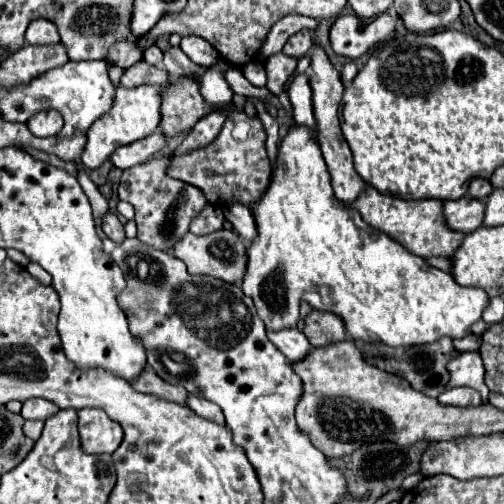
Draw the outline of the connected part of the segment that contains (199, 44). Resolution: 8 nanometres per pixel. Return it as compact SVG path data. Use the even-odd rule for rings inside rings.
M184 36L180 42L180 48L198 66L208 68L214 64L214 60L218 60L216 48L212 48L210 42L204 42L204 38L200 38L200 36Z

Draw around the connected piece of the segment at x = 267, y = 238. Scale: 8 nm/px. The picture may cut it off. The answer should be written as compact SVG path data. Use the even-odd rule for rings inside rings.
M292 126L288 136L282 140L278 150L278 168L272 172L272 182L264 196L252 206L252 212L258 224L258 238L248 248L248 270L242 288L254 300L256 310L268 316L268 320L264 320L268 332L298 326L300 292L302 300L314 310L338 314L352 340L362 344L388 344L392 348L434 344L444 336L454 340L470 336L470 326L482 320L482 312L490 304L484 290L460 286L448 272L428 266L424 258L410 254L380 230L376 232L356 210L338 206L334 202L330 174L320 146L304 126ZM300 276L304 276L306 288L300 288Z

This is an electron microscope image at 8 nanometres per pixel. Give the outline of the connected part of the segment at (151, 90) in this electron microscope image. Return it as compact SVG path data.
M140 86L140 88L118 88L116 92L116 104L112 106L112 112L104 114L102 118L92 124L88 130L88 148L84 148L82 164L86 168L98 168L102 166L116 148L132 144L136 140L142 140L158 130L158 124L162 120L162 90L156 86Z

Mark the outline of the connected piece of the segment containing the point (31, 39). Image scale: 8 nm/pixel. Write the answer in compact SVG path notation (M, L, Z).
M34 20L26 30L26 42L32 46L54 46L60 42L58 28L50 20Z

